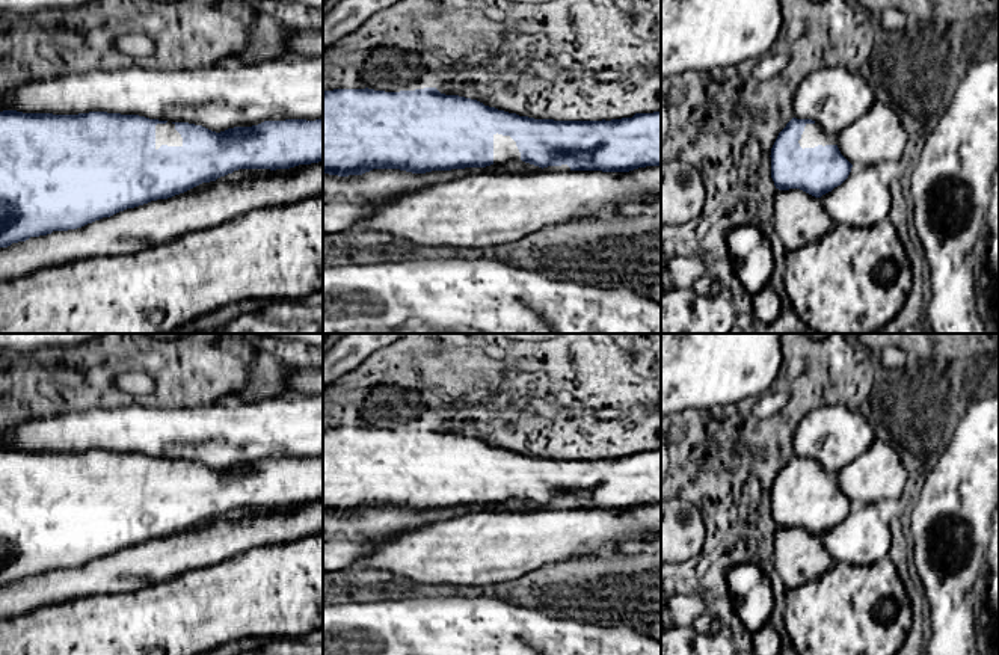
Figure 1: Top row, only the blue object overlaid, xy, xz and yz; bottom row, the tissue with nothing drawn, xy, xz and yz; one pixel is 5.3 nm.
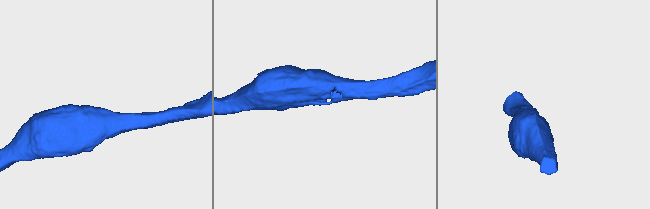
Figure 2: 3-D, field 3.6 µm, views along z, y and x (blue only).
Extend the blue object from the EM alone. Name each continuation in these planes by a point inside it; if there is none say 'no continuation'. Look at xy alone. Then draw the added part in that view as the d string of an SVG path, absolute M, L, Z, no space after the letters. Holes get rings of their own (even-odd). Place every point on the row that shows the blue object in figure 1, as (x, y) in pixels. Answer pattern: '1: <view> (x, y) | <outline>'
1: xy (165, 133) | M166 122L155 125L155 149L158 149L161 145L183 146L183 137L175 130L175 124Z

